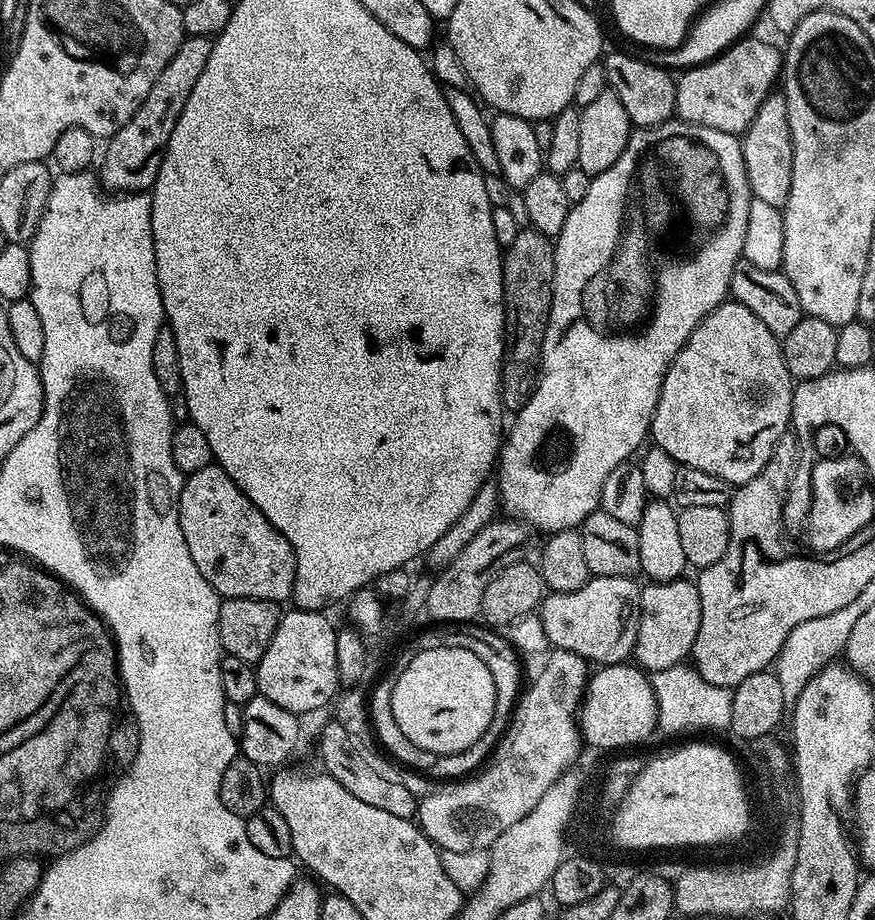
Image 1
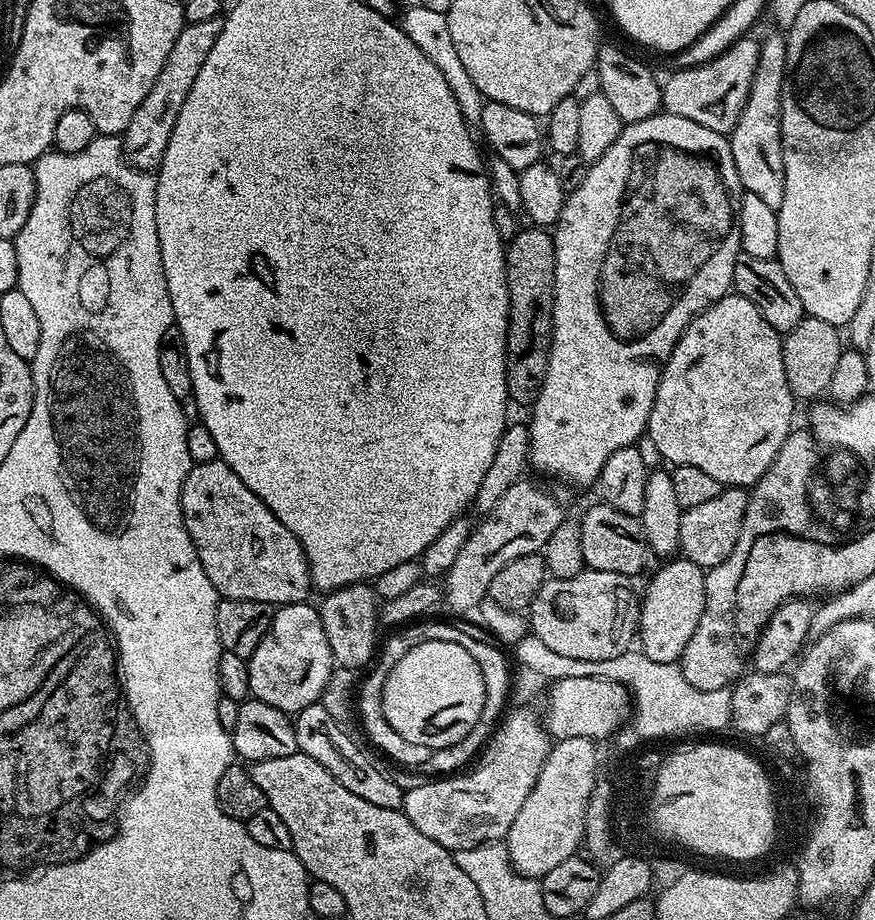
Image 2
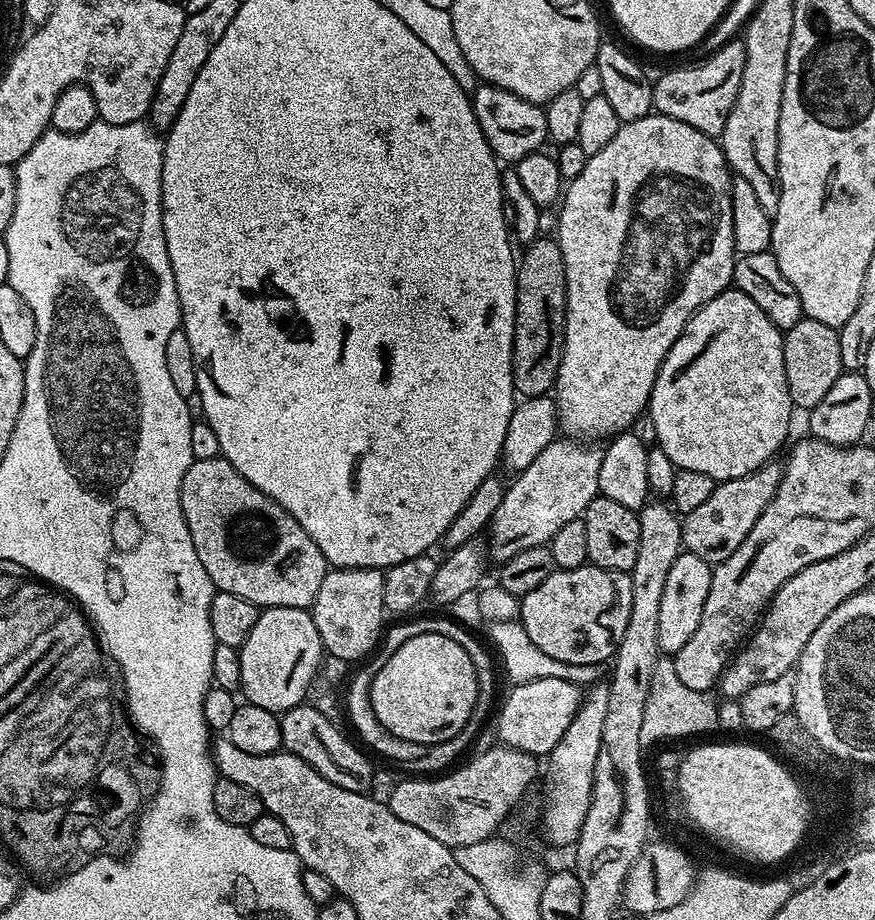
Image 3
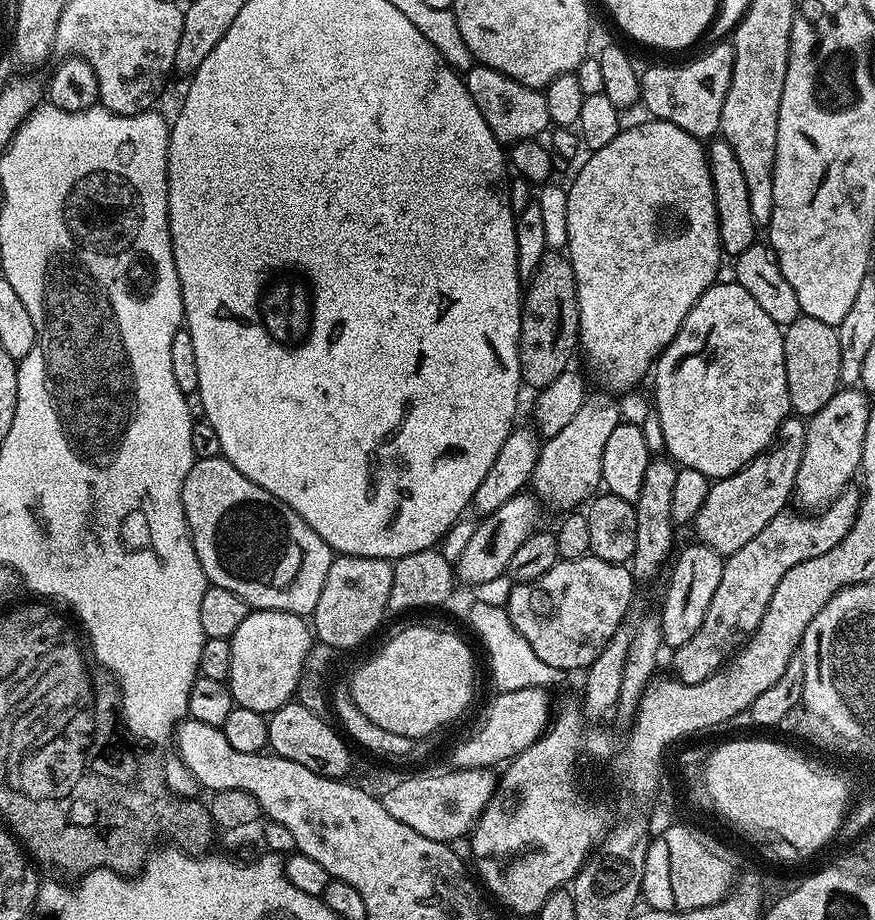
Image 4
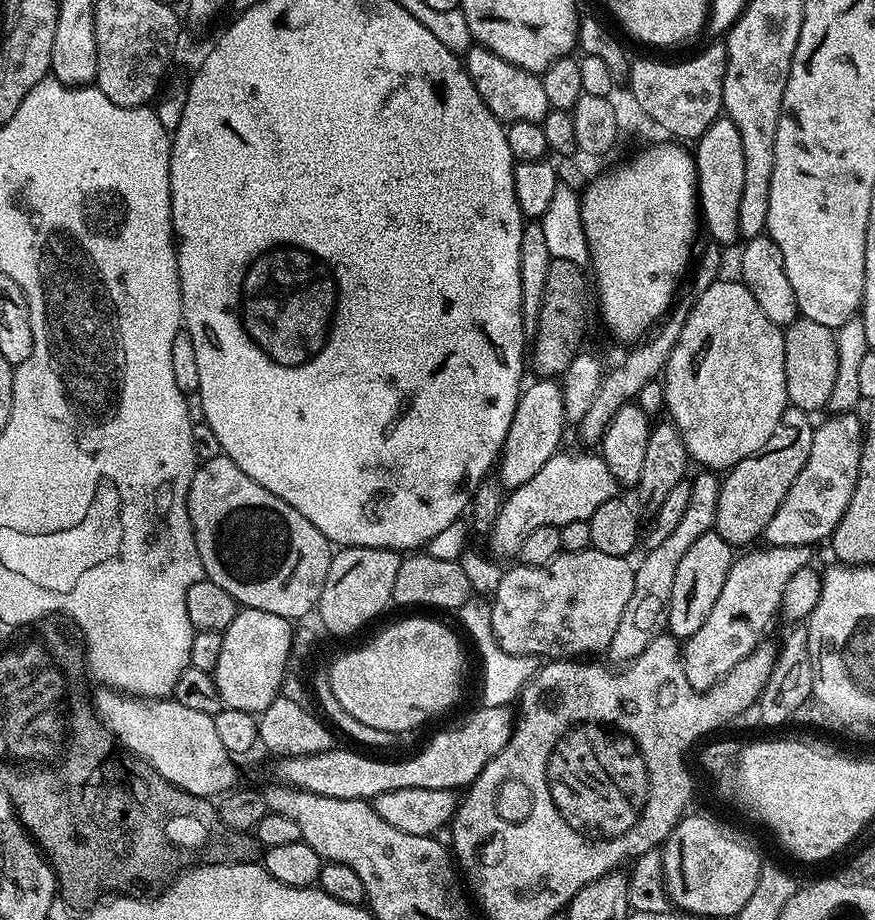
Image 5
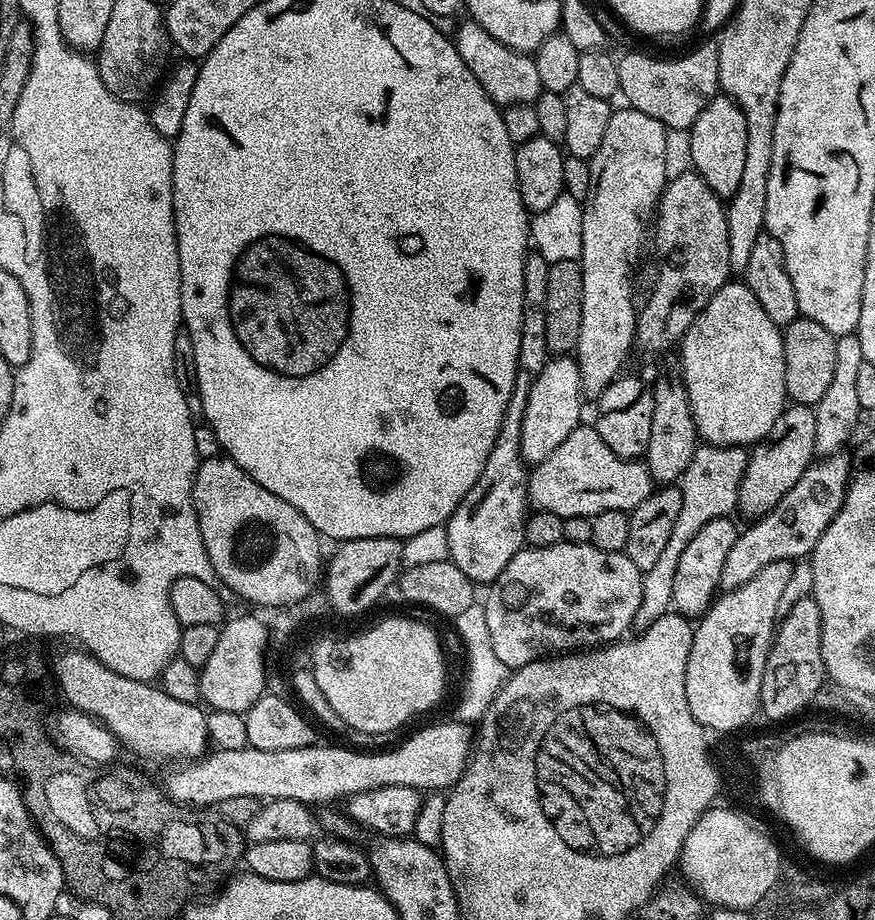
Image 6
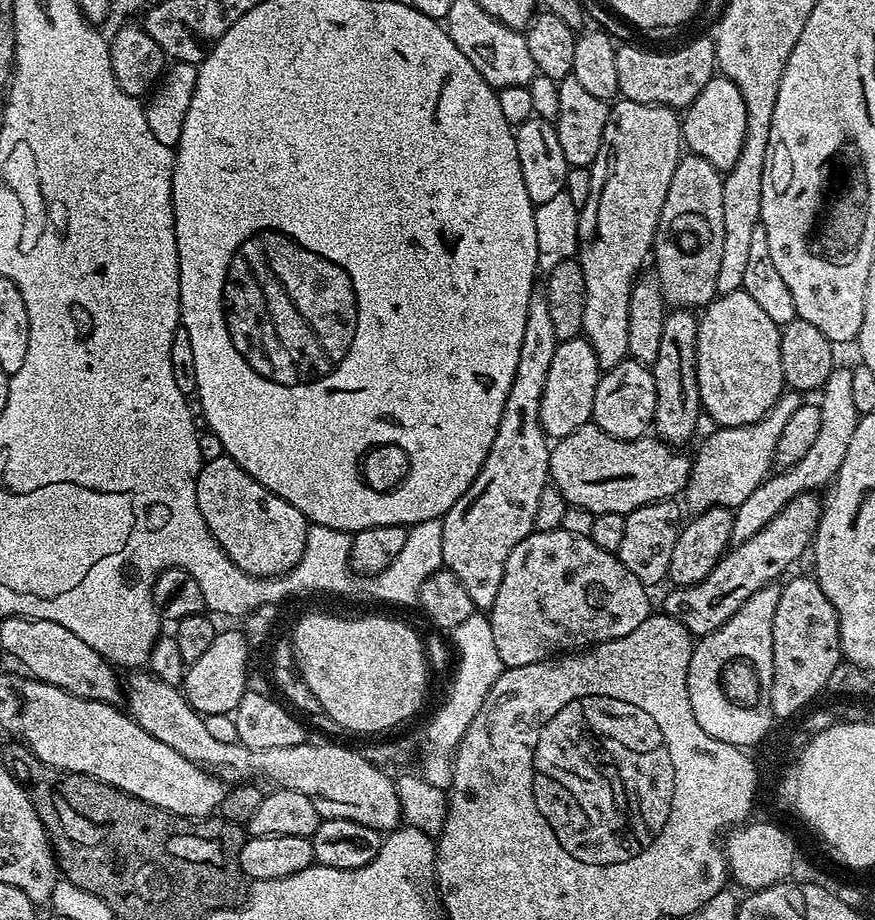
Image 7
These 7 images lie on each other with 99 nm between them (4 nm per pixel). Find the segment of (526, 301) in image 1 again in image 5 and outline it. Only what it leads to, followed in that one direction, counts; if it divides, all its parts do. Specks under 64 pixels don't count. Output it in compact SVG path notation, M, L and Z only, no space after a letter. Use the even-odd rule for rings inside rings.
M553 259L550 262L550 274L546 274L546 290L542 294L542 310L538 314L538 330L536 335L531 337L530 340L530 368L536 371L535 375L540 378L560 378L563 377L564 371L570 366L570 362L574 362L574 358L582 350L582 345L580 344L584 340L584 327L588 324L588 292L590 296L590 284L584 281L584 273L586 276L585 269L576 265L574 262L562 261Z

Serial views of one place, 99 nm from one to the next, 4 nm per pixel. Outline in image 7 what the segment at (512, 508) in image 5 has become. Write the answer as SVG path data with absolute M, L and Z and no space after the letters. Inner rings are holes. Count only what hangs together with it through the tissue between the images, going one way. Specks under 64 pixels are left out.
M589 422L578 426L574 434L566 434L551 445L548 463L550 484L551 487L558 489L562 498L571 507L595 514L609 512L627 516L629 512L638 510L638 506L646 506L659 500L671 500L683 493L684 487L688 484L692 461L680 452L683 451L679 447L665 444L663 440L648 434L639 436L636 440L619 440Z

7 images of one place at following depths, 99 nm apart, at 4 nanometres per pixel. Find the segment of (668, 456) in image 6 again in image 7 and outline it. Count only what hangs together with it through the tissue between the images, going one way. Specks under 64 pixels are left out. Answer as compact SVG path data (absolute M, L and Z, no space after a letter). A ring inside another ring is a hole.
M673 308L662 322L662 339L658 346L658 358L650 366L654 378L656 401L654 402L654 432L665 444L684 446L696 432L702 420L700 391L696 377L696 347L700 321L695 311Z

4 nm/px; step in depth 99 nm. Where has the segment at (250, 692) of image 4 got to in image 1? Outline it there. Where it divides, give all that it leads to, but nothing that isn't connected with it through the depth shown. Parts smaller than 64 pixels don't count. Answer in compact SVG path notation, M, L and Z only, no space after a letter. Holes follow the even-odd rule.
M296 608L292 612L285 611L278 622L278 630L274 630L274 638L270 646L266 646L266 654L262 654L256 669L256 691L261 696L270 698L270 702L278 702L282 710L290 710L297 714L316 712L333 703L338 689L341 687L340 671L336 665L336 634L330 621L324 617L323 611L311 612L305 608Z

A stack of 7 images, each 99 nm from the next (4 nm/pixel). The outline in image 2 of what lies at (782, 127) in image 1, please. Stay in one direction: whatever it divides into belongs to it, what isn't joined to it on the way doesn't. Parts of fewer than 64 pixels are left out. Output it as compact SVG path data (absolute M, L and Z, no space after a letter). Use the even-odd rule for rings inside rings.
M783 35L763 37L760 40L758 54L758 70L754 82L750 86L750 94L746 98L746 106L730 134L734 166L738 166L738 178L744 192L755 194L766 206L779 210L782 198L786 198L786 182L784 181L784 163L782 162L782 86L786 74L786 50L788 41Z

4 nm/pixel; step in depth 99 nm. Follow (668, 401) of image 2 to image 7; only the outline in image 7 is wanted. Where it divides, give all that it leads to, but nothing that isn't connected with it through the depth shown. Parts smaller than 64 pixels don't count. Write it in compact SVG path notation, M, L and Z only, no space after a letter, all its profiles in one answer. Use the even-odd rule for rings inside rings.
M743 290L731 292L725 296L717 295L715 300L712 300L699 313L698 319L698 346L696 347L696 377L698 378L698 390L700 391L700 407L713 420L713 425L721 428L729 428L730 426L746 426L753 424L763 418L765 414L774 406L774 402L778 402L778 398L784 395L786 385L784 375L782 374L782 350L780 349L780 329L781 325L770 322L770 317L767 316L761 308L758 307L758 302L754 302L754 298L750 298L750 294L746 294Z

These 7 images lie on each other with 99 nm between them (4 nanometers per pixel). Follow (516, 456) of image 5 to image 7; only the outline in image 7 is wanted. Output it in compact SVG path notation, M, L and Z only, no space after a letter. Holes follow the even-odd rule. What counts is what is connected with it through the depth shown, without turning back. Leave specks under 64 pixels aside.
M583 335L575 336L569 340L561 340L554 350L554 359L550 361L550 371L546 373L546 386L542 389L540 399L540 425L542 430L553 441L558 441L566 434L574 434L578 426L589 423L594 410L594 390L598 386L602 369L590 342Z

